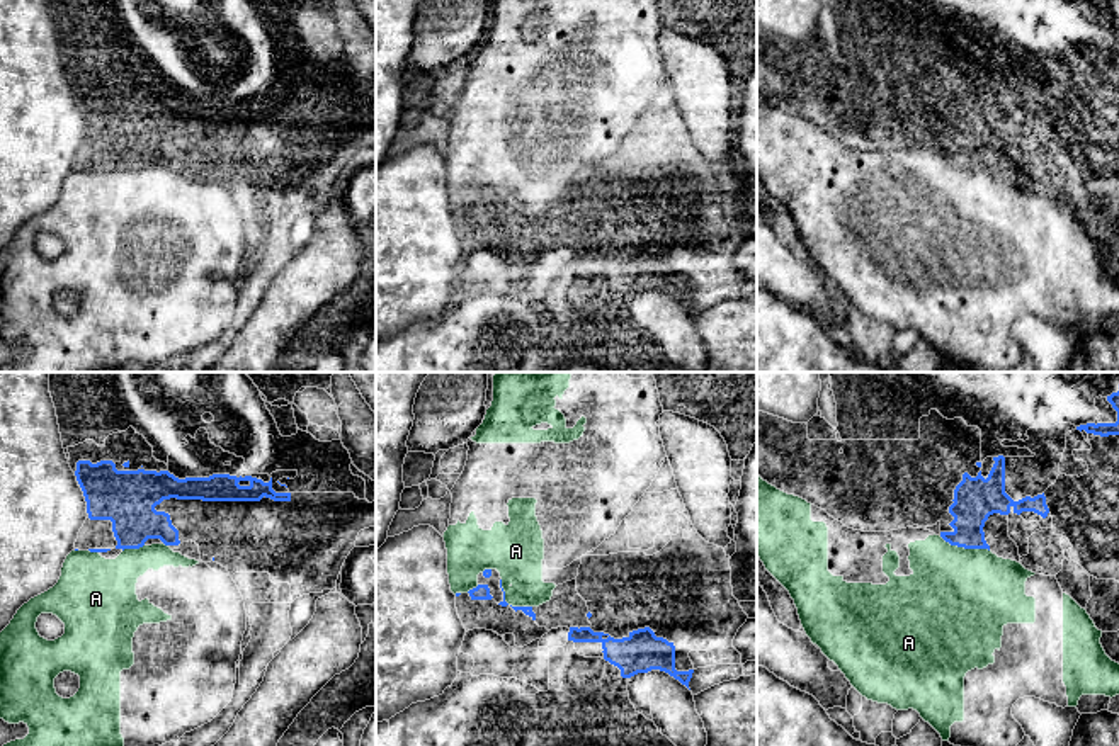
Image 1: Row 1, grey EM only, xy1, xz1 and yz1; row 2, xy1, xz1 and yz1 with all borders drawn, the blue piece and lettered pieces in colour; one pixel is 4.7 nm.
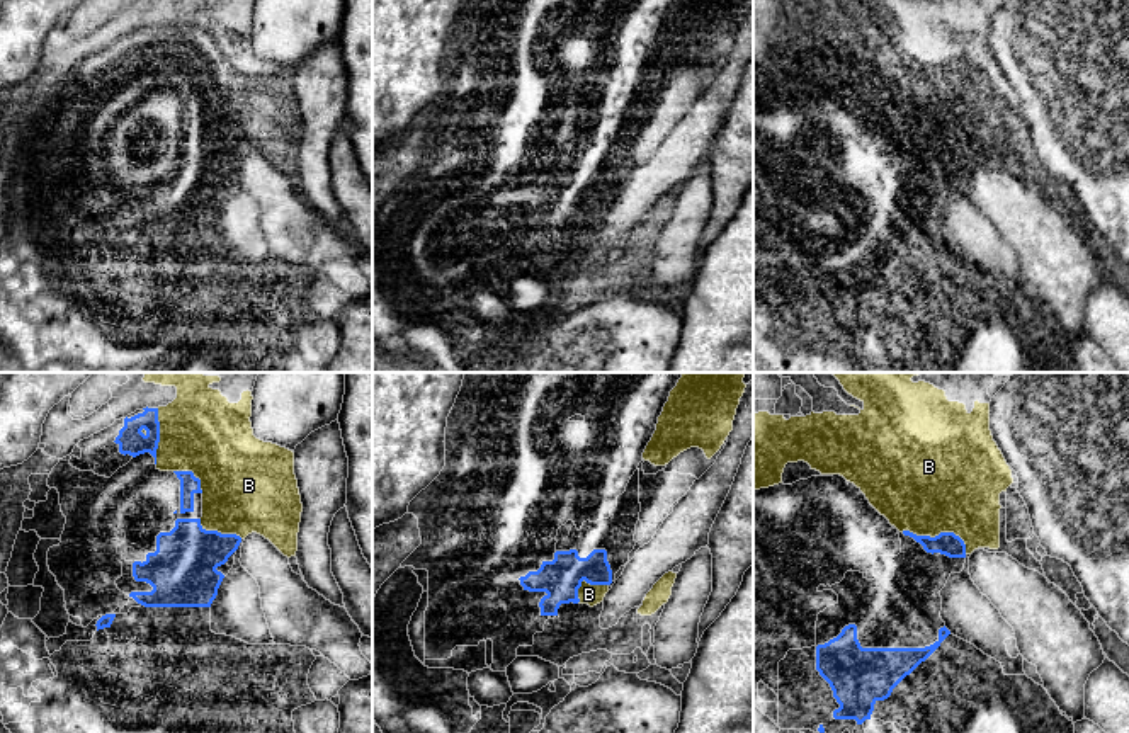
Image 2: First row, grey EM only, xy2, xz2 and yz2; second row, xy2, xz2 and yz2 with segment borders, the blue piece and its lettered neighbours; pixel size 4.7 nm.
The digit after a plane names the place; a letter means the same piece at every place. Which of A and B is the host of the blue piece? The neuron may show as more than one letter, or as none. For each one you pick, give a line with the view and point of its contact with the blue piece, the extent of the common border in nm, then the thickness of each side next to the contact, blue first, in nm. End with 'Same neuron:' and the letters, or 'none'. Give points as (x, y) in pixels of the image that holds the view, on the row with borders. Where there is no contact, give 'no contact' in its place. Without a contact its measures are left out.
B: contact yz2 (939, 534); length 320 nm; calibres 110 and 480 nm
Same neuron: B

